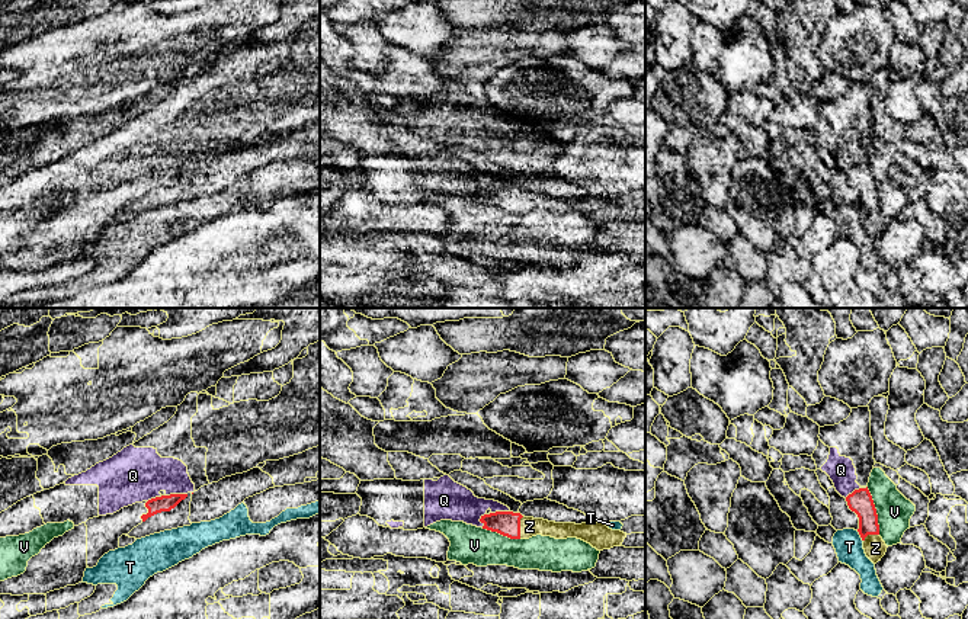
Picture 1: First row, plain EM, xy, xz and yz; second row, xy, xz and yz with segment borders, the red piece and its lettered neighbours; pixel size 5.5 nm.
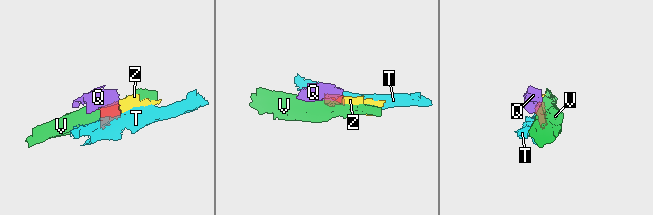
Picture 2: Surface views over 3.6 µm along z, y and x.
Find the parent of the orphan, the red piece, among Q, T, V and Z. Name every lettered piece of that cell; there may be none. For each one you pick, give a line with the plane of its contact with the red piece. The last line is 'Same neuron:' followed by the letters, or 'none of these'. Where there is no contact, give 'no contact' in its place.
Z: meets red in xz
Same neuron: Z

